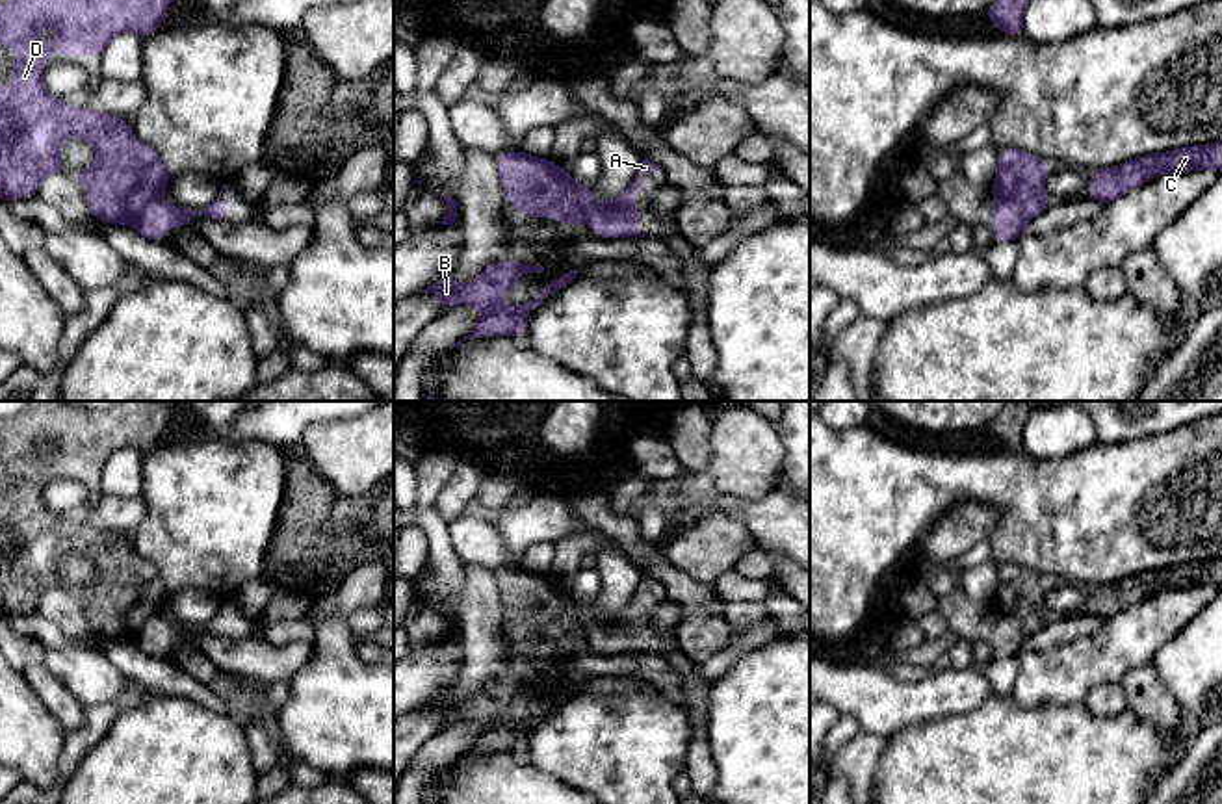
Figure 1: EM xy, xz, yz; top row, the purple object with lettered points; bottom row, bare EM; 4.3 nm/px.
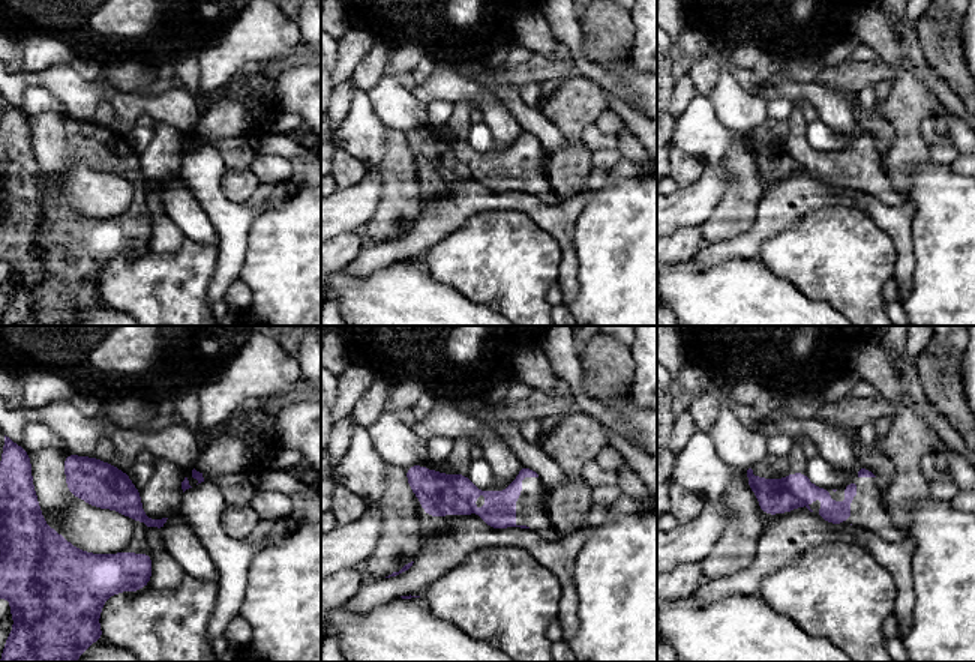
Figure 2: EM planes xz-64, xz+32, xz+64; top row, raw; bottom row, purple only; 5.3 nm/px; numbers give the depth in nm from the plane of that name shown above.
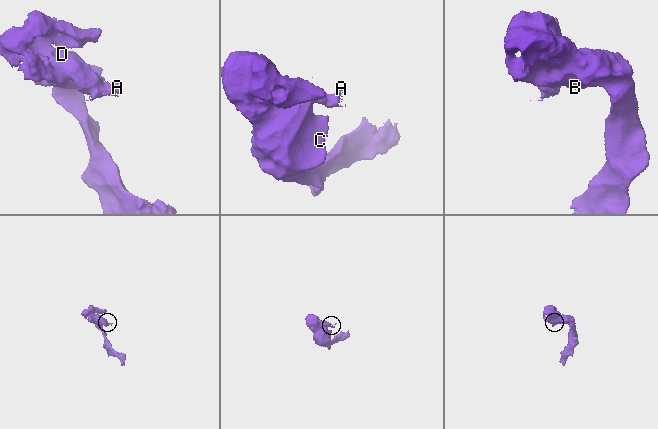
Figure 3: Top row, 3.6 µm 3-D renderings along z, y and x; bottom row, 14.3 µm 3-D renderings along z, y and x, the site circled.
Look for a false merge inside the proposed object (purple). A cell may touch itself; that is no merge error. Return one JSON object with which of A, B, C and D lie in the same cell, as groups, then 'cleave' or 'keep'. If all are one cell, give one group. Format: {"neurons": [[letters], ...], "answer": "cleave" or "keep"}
{"neurons": [["A"], ["B", "C", "D"]], "answer": "cleave"}

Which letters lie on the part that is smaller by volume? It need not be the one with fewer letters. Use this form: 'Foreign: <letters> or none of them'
Foreign: A

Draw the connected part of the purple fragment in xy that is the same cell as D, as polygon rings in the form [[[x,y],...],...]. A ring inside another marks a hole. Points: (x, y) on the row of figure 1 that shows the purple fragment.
[[[15,0],[0,2],[0,43],[15,52],[11,76],[13,87],[0,87],[0,199],[30,199],[37,195],[39,182],[56,173],[65,173],[59,160],[59,145],[69,137],[82,137],[97,150],[97,162],[82,171],[71,173],[82,186],[91,214],[100,223],[136,225],[147,202],[158,199],[171,182],[160,156],[141,143],[124,117],[102,113],[89,106],[71,108],[46,93],[41,84],[41,67],[46,56],[102,56],[106,45],[121,32],[134,32],[143,39],[158,32],[158,24],[173,0]],[[43,26],[56,28],[54,45],[39,45]]]

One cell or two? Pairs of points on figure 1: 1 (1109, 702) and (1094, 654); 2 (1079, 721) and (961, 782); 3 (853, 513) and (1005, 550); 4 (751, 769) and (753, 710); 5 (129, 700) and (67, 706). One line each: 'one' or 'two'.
1: two
2: one
3: one
4: one
5: two

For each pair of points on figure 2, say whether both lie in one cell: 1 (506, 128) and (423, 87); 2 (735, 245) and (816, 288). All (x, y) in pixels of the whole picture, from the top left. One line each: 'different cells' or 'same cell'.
1: same cell
2: different cells

